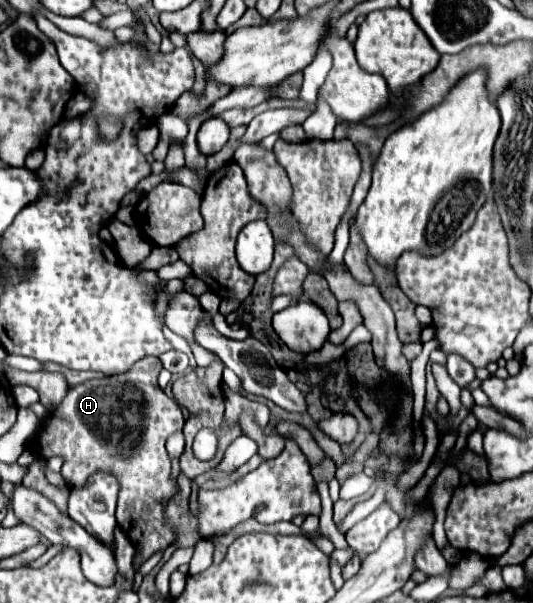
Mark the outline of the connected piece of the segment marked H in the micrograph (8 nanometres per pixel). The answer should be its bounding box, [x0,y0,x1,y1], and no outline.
[33,357,185,563]

